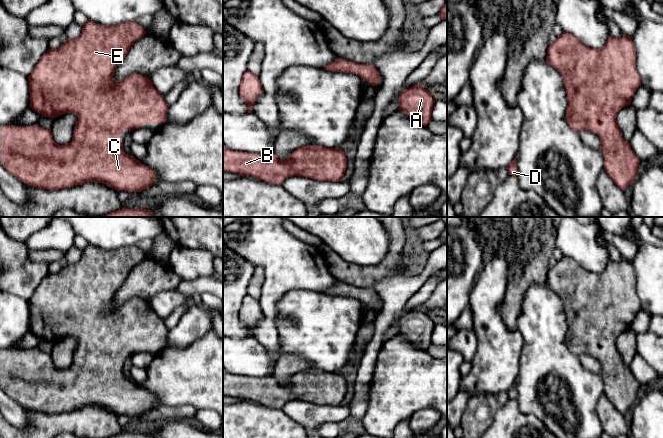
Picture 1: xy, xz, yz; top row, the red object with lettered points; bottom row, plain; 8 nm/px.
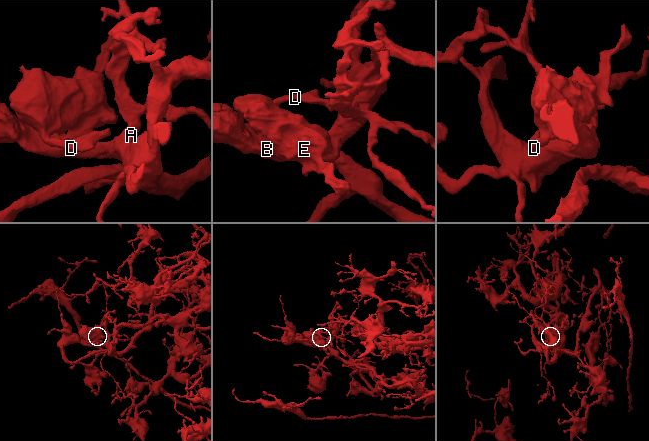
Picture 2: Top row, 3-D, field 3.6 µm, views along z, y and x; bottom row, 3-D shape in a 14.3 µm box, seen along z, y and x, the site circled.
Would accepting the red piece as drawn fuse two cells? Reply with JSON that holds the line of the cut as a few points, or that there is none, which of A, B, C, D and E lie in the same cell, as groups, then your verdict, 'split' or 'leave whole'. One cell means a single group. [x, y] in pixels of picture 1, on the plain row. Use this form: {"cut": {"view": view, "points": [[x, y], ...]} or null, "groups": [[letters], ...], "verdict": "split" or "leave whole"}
{"cut": null, "groups": [["A", "B", "C", "D", "E"]], "verdict": "leave whole"}

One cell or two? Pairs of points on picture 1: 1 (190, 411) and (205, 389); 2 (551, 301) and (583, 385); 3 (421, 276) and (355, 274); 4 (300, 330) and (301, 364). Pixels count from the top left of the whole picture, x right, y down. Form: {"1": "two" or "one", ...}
{"1": "two", "2": "one", "3": "two", "4": "two"}

